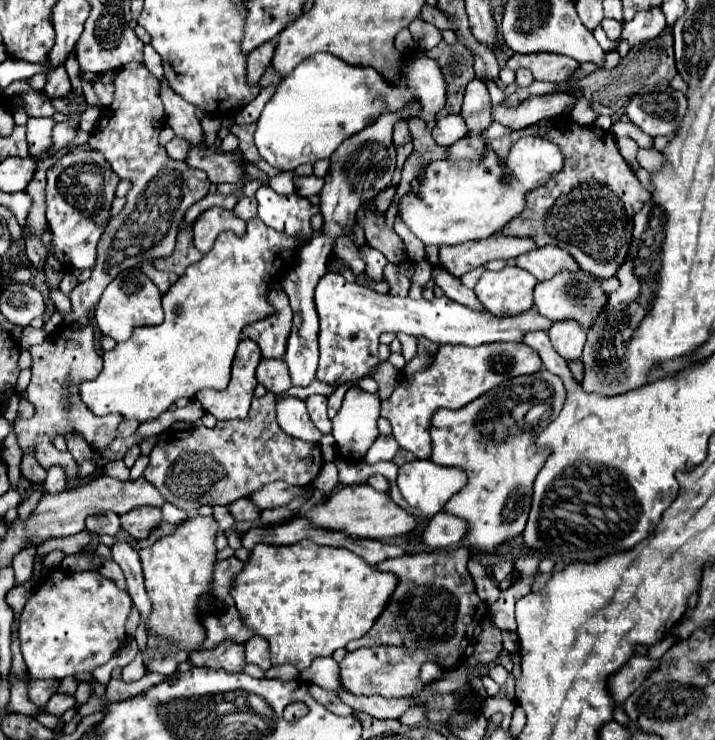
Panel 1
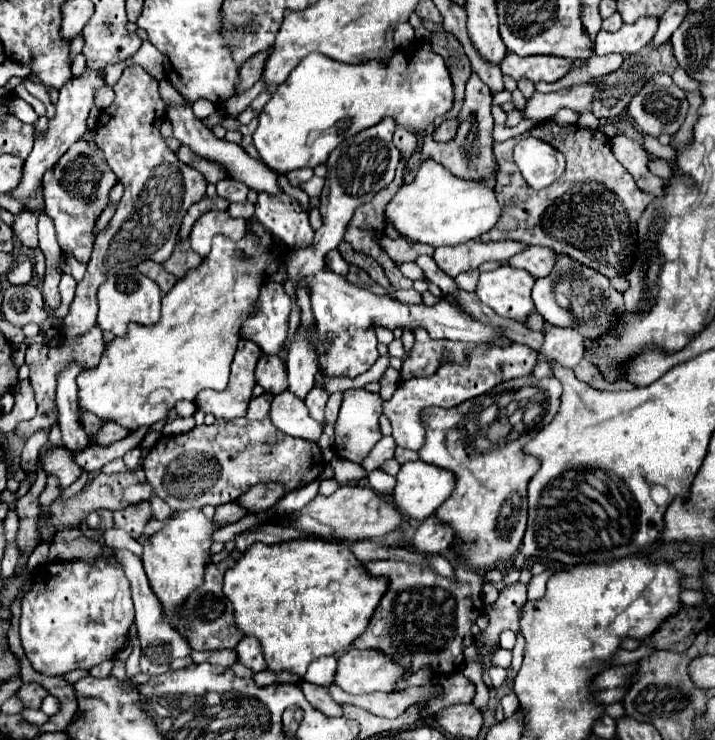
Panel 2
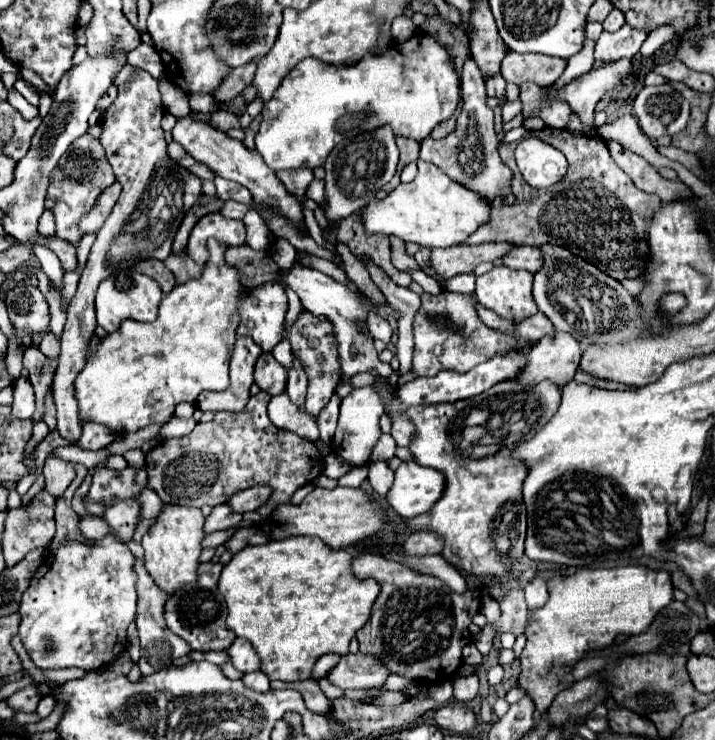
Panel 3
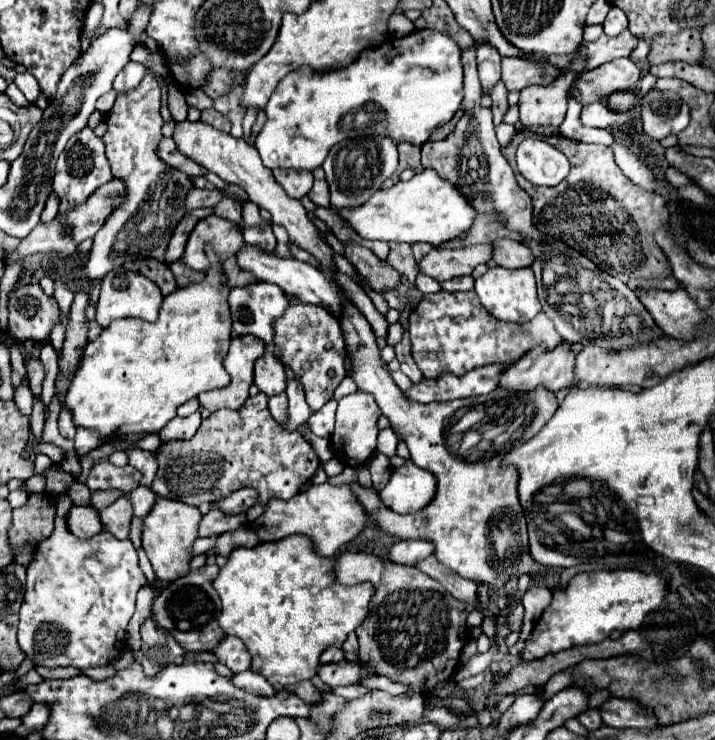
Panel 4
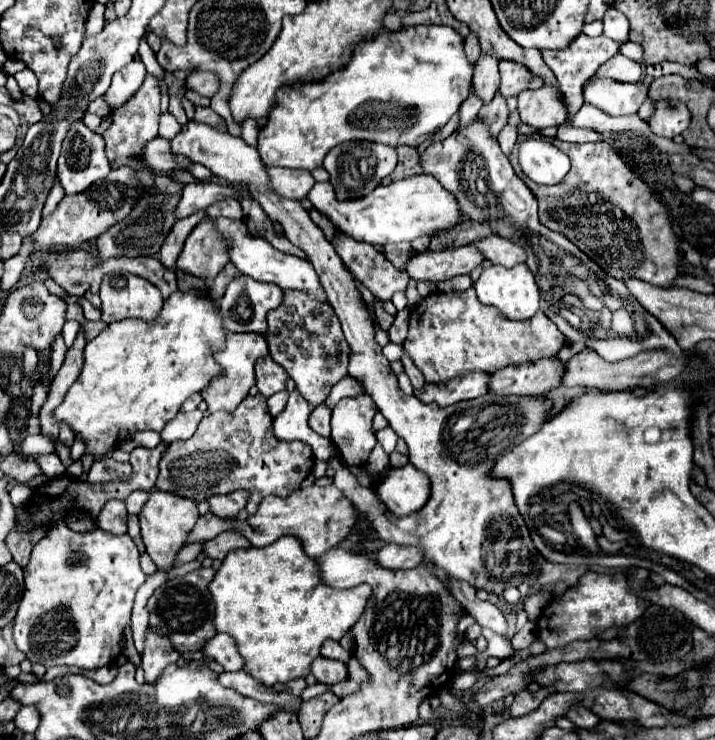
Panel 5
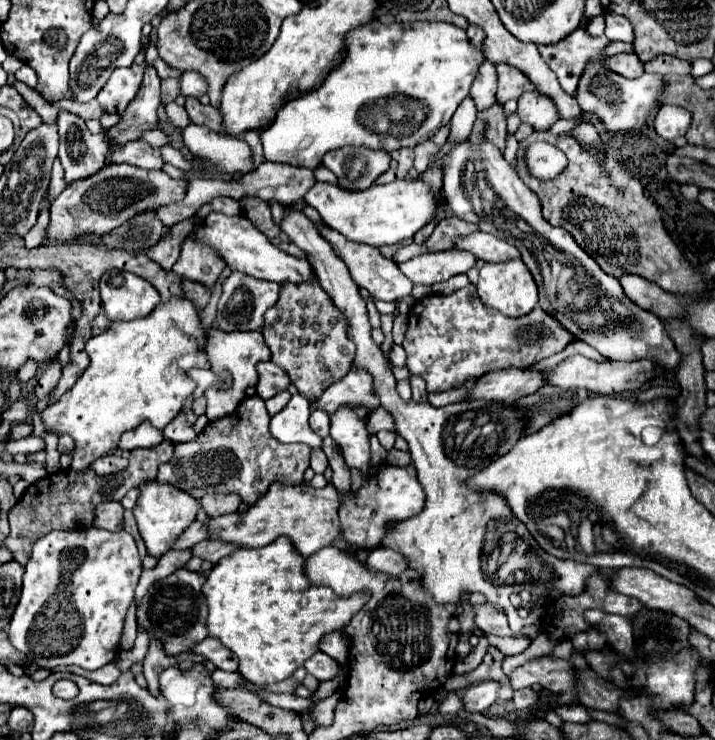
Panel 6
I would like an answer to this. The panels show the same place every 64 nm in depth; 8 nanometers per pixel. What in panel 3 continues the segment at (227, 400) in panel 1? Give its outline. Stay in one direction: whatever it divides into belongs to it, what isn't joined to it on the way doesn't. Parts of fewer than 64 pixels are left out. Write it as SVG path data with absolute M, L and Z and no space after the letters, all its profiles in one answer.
M250 336L236 340L230 360L230 386L224 392L202 392L196 406L202 412L242 412L250 398L250 386L254 384L254 364L262 348Z

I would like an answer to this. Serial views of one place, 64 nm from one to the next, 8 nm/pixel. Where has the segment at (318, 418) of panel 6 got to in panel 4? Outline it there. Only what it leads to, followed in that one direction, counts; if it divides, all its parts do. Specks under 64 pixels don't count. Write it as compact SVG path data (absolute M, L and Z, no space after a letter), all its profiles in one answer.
M330 400L328 404L324 404L318 412L314 412L310 416L310 428L316 436L322 436L322 438L330 438L332 430L334 430L334 416L336 416L336 406L338 402L336 400Z

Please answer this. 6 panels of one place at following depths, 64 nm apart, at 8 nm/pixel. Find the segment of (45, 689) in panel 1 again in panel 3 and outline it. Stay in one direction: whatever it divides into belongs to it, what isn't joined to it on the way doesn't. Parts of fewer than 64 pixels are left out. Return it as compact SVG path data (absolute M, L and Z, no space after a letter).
M30 684L18 692L14 692L8 700L6 700L16 712L34 712L38 702L40 702L40 692L36 684Z

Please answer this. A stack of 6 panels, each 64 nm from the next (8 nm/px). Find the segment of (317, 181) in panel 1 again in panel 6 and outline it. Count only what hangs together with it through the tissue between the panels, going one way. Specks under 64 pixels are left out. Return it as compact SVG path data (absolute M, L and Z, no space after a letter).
M396 180L384 186L374 184L362 192L342 192L336 184L316 182L304 198L320 212L330 228L338 230L352 242L364 242L376 248L414 238L418 230L436 220L440 208L446 204L446 198L438 198L422 180Z

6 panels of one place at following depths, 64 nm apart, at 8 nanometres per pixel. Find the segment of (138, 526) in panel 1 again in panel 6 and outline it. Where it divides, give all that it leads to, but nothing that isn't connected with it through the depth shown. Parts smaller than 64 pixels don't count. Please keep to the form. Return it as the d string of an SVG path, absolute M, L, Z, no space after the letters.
M102 502L96 508L94 526L110 532L118 532L122 530L122 518L124 518L124 508L120 502Z

